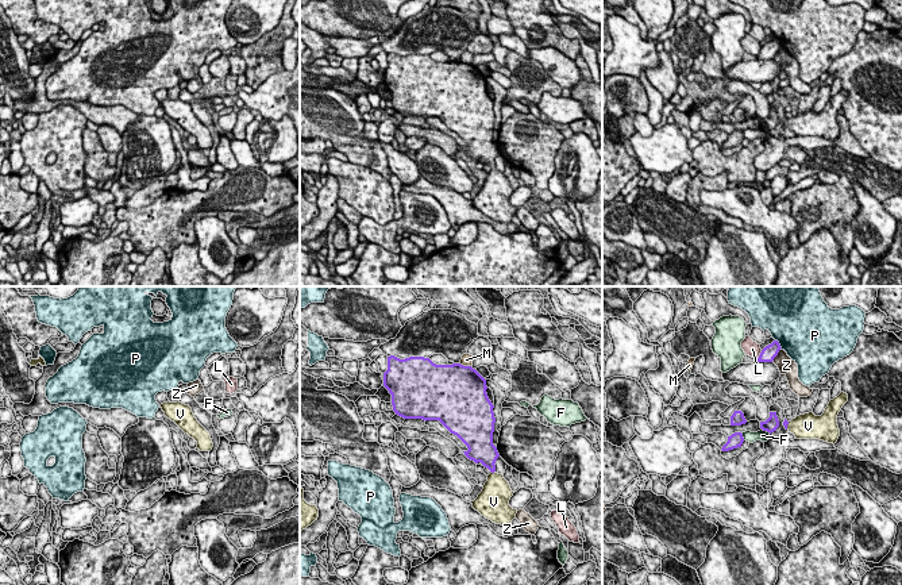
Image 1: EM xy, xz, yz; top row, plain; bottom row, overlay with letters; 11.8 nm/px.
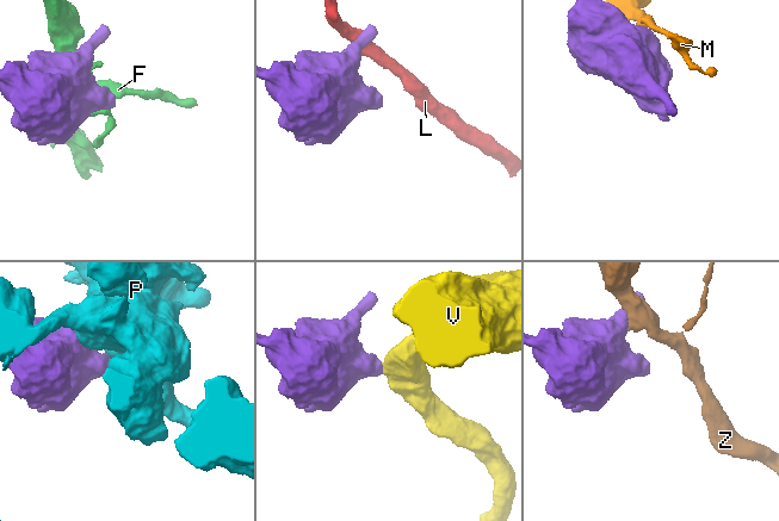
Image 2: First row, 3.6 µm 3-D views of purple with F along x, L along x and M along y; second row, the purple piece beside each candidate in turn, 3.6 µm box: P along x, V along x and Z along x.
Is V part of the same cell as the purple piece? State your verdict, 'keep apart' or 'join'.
join

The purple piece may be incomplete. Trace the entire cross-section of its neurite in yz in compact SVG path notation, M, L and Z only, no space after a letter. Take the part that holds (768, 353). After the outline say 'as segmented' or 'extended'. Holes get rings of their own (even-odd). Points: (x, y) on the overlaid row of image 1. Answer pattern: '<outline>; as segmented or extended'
M774 340L771 345L766 346L759 358L756 359L756 362L772 362L774 358L778 355L779 350L780 350L780 345L778 340Z; as segmented

